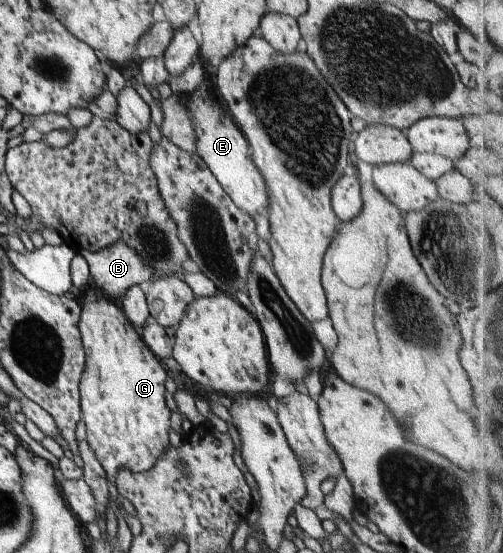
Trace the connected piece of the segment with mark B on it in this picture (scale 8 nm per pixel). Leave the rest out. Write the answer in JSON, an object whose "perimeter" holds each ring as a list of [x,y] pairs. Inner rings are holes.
{"perimeter":[[[123,241],[98,252],[83,249],[79,254],[89,263],[91,287],[116,302],[127,293],[127,289],[152,277],[151,265],[147,265],[135,249],[123,245]]]}

